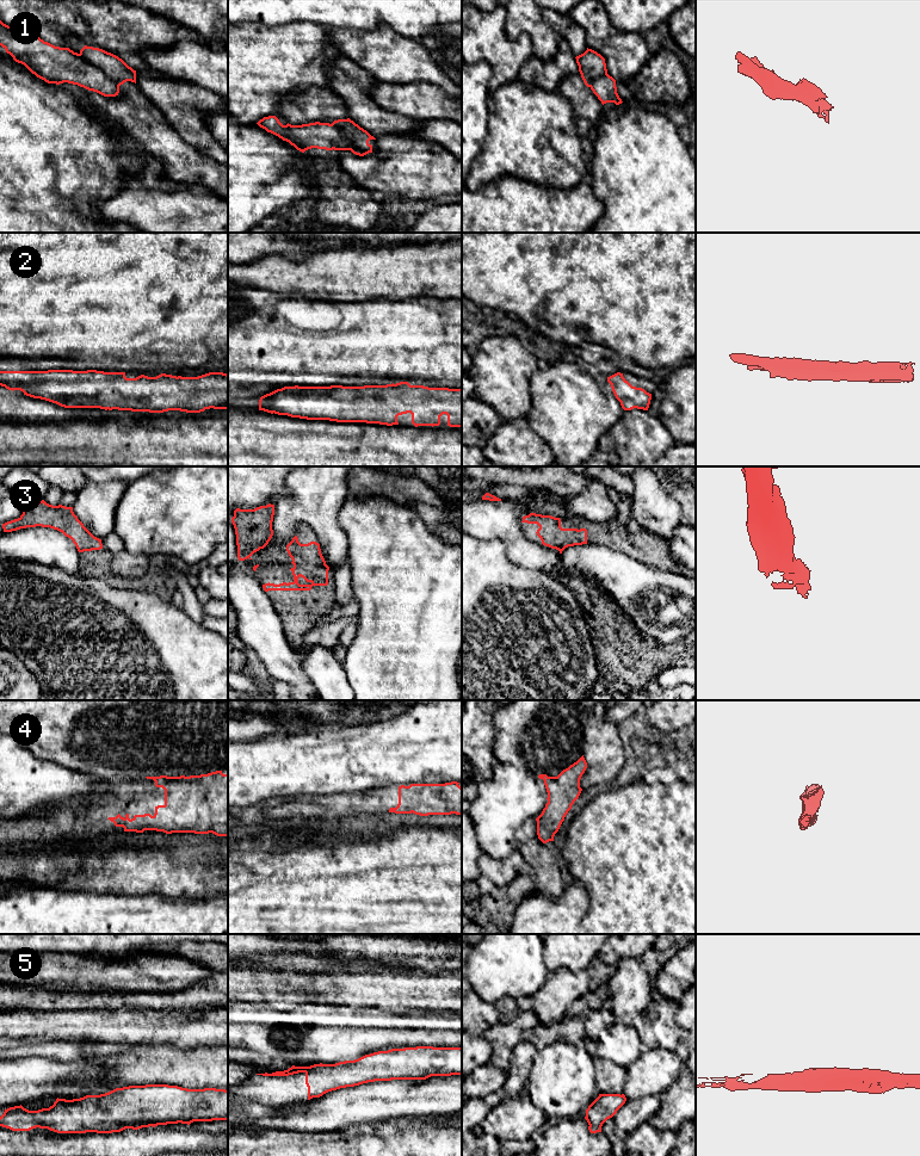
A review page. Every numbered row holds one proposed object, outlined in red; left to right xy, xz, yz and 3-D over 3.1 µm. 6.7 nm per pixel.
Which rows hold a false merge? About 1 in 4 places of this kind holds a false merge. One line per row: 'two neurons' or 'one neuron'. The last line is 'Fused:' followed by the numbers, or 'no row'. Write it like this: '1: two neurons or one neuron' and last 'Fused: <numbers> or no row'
1: two neurons
2: one neuron
3: one neuron
4: one neuron
5: one neuron
Fused: 1

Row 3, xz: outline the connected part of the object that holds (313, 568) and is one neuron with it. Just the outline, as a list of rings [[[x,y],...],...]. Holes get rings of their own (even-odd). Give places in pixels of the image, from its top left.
[[[297,536],[286,545],[286,551],[292,560],[290,569],[294,575],[292,582],[279,585],[265,583],[263,588],[268,591],[310,591],[313,586],[328,585],[329,567],[321,554],[320,544],[310,542],[301,544]]]

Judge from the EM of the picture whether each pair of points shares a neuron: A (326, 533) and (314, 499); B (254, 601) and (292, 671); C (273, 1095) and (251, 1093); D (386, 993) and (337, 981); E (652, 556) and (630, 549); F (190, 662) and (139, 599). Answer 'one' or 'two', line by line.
A: one
B: one
C: one
D: one
E: one
F: one

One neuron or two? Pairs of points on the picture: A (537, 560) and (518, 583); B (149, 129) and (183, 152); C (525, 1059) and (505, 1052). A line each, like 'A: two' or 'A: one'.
A: two
B: one
C: two

